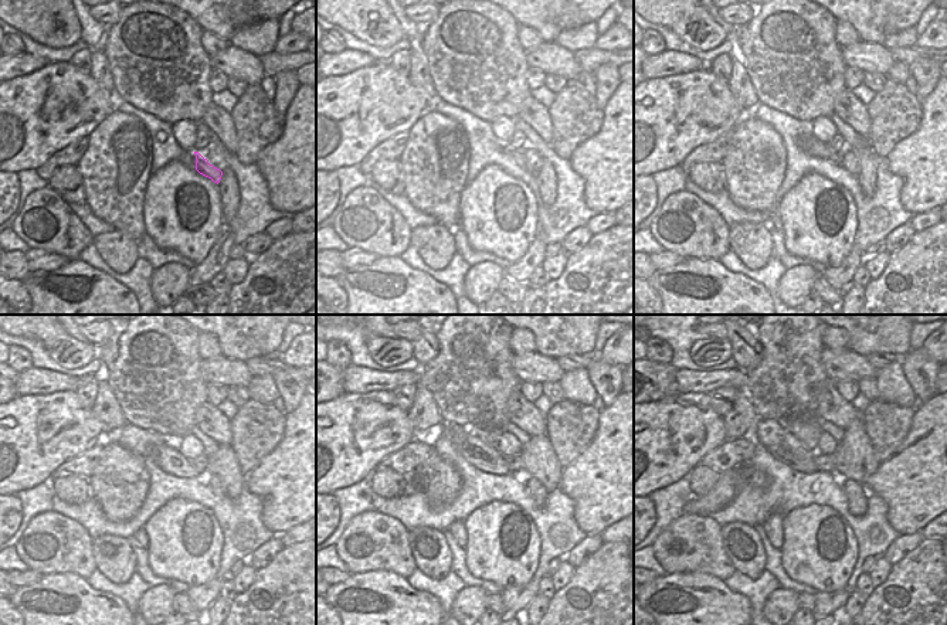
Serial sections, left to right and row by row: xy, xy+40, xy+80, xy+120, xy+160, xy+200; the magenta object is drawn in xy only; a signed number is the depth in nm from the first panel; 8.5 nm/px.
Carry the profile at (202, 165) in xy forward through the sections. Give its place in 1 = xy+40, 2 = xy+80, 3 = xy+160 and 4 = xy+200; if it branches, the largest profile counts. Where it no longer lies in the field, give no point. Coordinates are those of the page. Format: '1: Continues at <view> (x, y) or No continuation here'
1: Continues at xy+40 (518, 156)
2: Continues at xy+80 (808, 143)
3: Continues at xy+160 (486, 458)
4: Continues at xy+200 (773, 435).

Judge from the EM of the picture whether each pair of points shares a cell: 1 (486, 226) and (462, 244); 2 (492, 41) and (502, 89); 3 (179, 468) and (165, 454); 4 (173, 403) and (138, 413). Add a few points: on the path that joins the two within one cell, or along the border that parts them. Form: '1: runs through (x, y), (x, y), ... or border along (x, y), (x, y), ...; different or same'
1: border along (460, 228), (474, 248), (496, 255); different
2: runs through (492, 53), (492, 78); same
3: runs through (176, 465), (167, 457); same
4: runs through (165, 403), (146, 404); same

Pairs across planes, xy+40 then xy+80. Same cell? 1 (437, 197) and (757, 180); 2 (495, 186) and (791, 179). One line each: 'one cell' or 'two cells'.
1: one cell
2: two cells

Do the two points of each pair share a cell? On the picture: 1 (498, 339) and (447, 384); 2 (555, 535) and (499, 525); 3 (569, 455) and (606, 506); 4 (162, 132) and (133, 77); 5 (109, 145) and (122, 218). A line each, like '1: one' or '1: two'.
1: one
2: two
3: two
4: two
5: one

